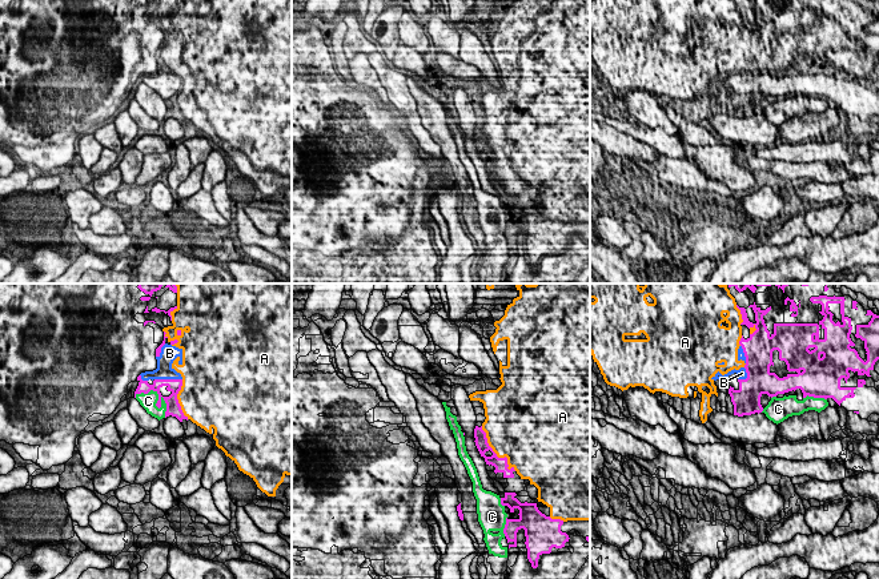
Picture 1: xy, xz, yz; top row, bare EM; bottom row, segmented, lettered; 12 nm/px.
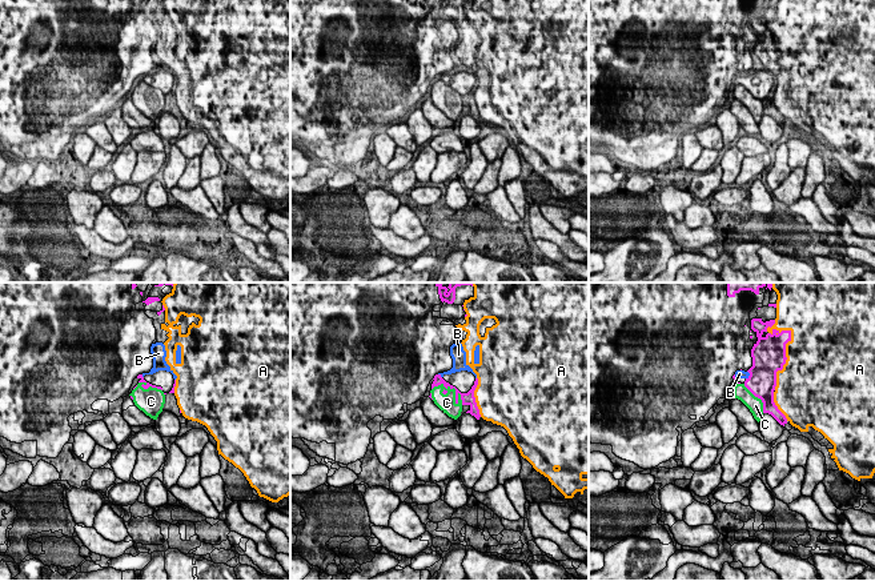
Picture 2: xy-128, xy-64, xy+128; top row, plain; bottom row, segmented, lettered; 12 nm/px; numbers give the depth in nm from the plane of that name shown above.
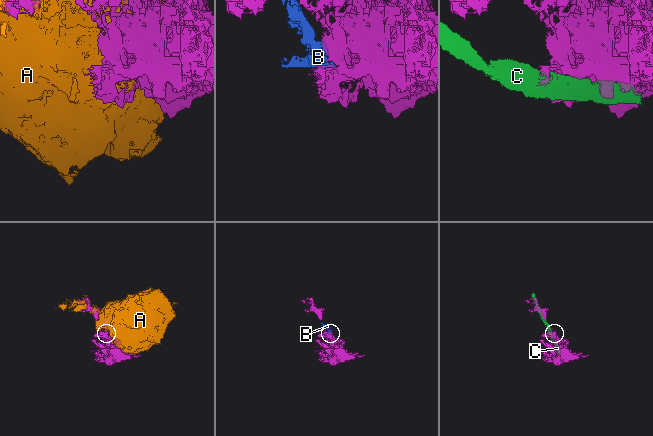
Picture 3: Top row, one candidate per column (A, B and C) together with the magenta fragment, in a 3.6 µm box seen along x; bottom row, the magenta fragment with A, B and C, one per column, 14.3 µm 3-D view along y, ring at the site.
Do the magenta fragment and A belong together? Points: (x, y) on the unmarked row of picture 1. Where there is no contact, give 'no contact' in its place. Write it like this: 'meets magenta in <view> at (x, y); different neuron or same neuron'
meets magenta in xz at (494, 155); same neuron

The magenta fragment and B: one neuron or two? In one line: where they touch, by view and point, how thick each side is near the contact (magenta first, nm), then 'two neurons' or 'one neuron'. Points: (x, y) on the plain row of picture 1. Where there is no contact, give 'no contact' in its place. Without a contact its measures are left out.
meets magenta in xy at (168, 81); 160 nm thick on the magenta side, 200 nm on the other; two neurons

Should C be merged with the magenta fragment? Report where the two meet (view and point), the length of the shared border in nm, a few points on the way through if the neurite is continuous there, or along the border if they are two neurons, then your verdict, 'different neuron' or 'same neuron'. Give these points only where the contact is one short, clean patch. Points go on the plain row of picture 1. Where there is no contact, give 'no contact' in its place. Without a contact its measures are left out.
contact xy (157, 95); length 480 nm; different neuron

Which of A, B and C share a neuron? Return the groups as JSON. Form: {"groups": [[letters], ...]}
{"groups": [["A"], ["B"], ["C"]]}

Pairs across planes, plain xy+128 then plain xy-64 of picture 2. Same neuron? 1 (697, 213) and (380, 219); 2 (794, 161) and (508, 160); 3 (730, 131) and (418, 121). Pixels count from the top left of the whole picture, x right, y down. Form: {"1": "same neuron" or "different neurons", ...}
{"1": "different neurons", "2": "different neurons", "3": "same neuron"}

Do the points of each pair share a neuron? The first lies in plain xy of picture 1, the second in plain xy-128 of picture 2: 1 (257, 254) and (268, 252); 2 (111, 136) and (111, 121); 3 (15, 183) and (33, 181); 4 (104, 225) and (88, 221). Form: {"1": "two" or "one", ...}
{"1": "two", "2": "two", "3": "two", "4": "two"}

